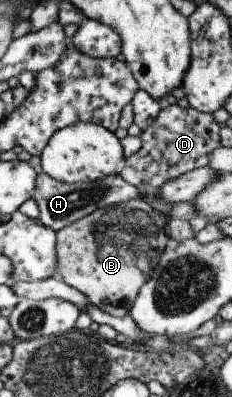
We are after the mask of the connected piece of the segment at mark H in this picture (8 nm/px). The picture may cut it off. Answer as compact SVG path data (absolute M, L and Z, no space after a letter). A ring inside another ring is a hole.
M42 171L36 175L34 188L31 194L37 205L38 220L47 227L50 227L54 232L75 220L81 219L83 216L89 215L97 208L126 202L129 200L139 199L142 193L138 187L125 181L119 174L111 174L105 177L100 177L95 181L84 181L66 184L53 178L50 178Z

